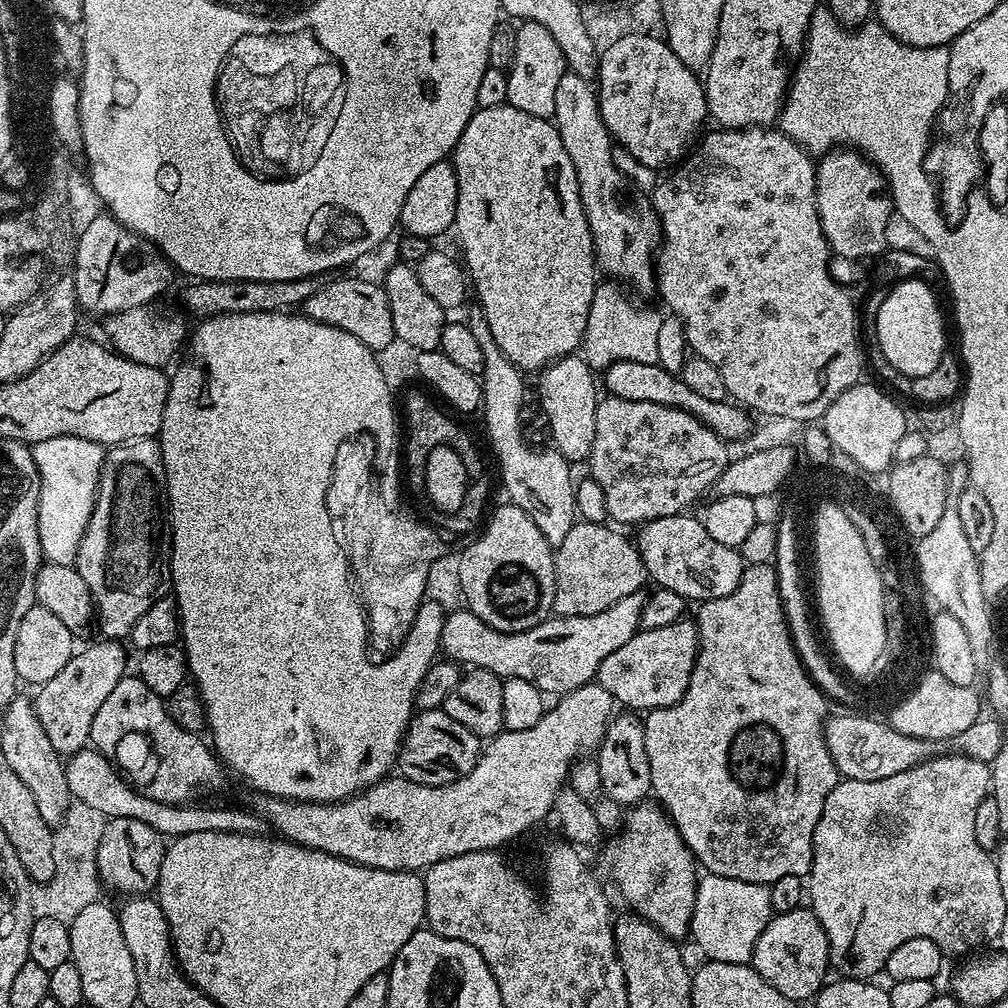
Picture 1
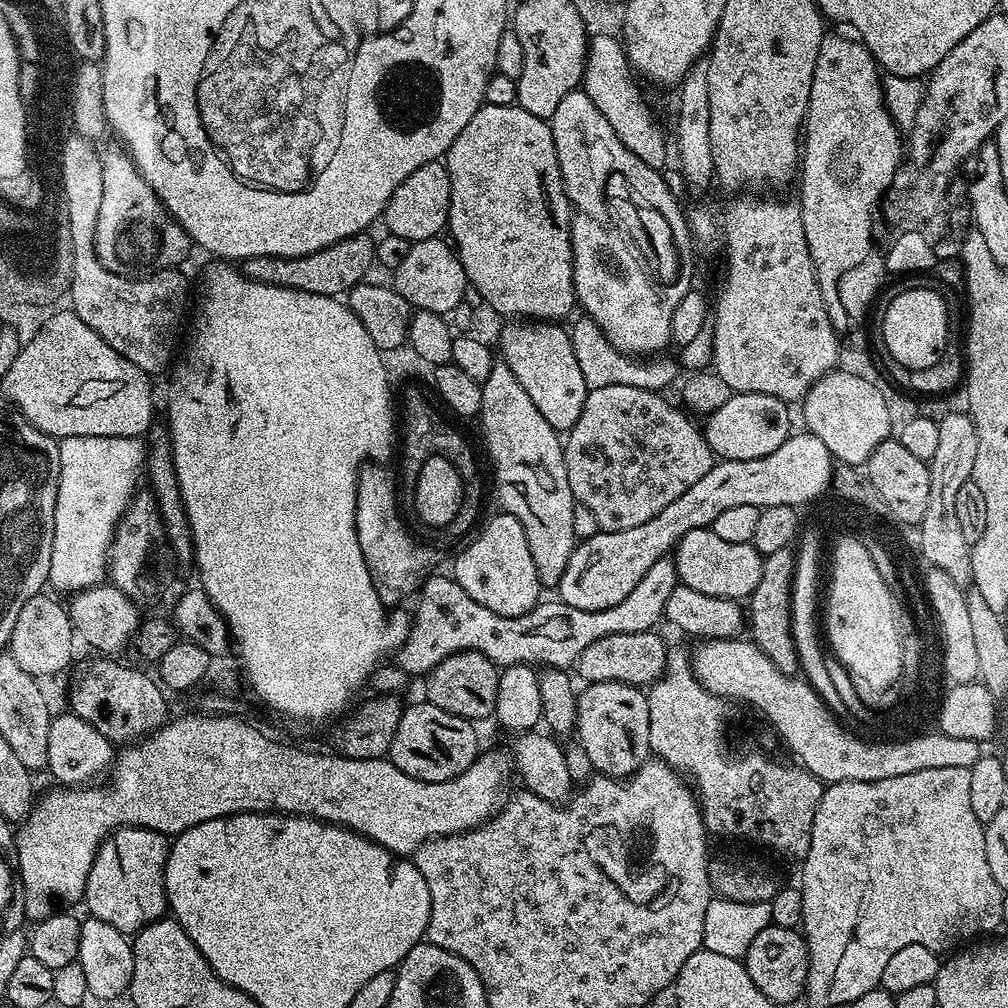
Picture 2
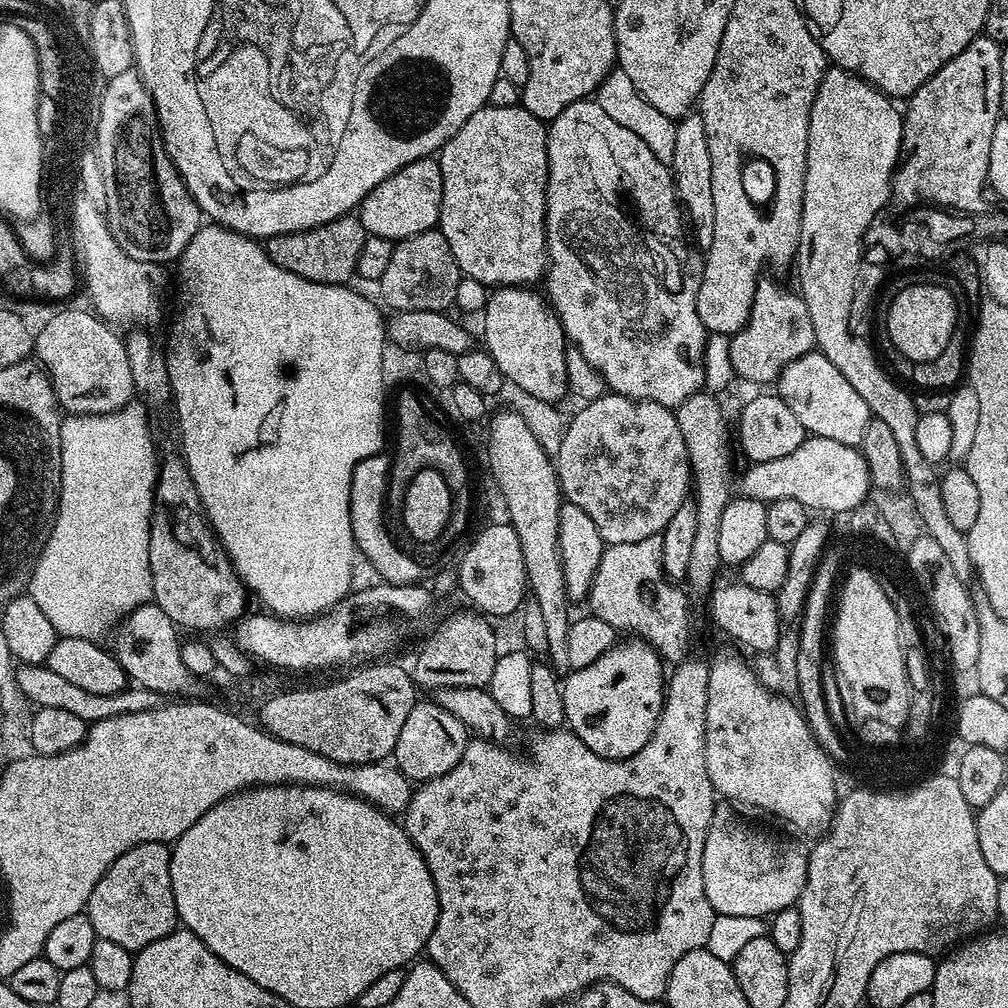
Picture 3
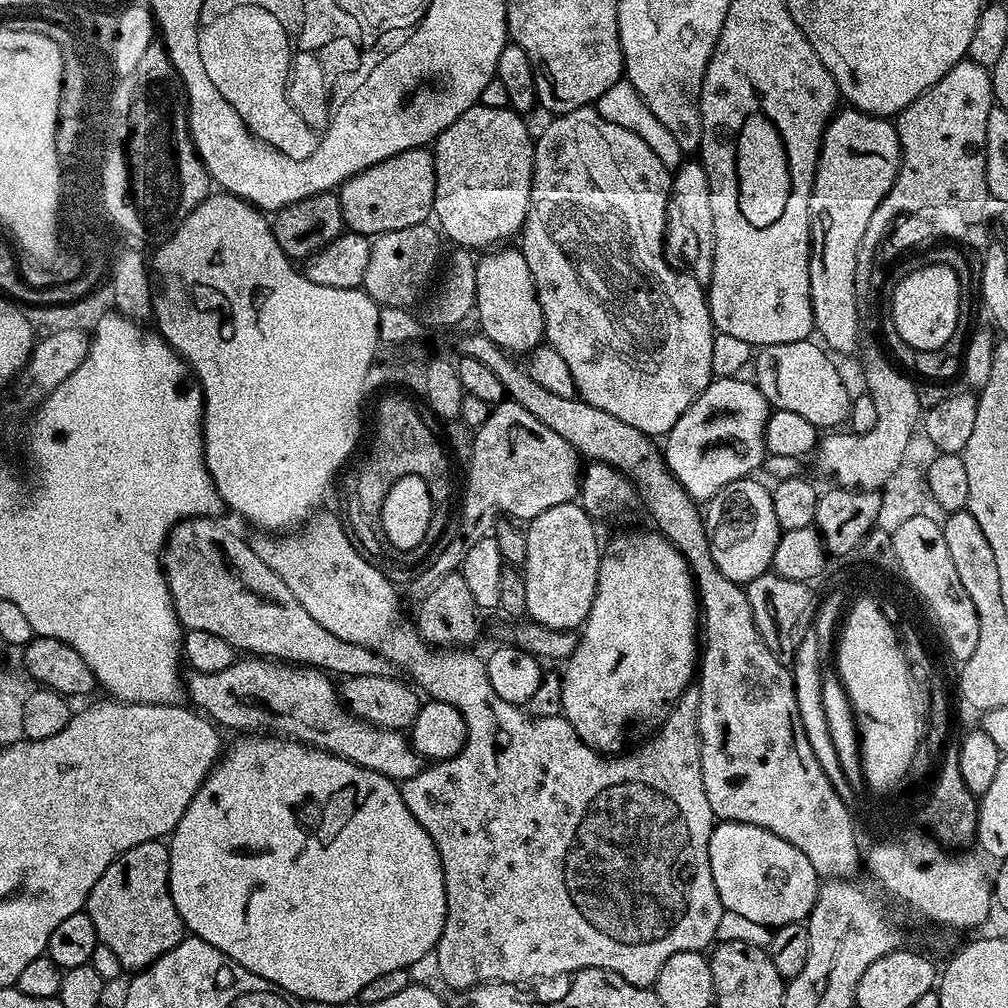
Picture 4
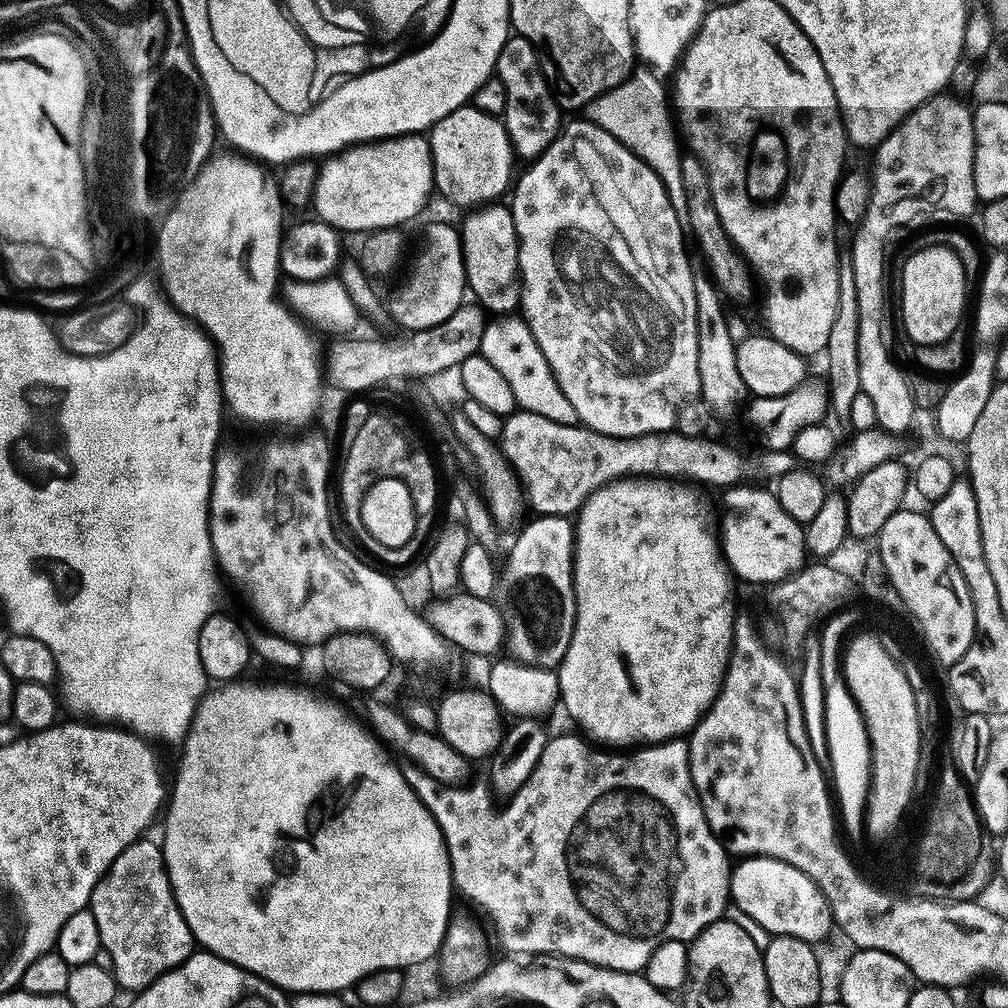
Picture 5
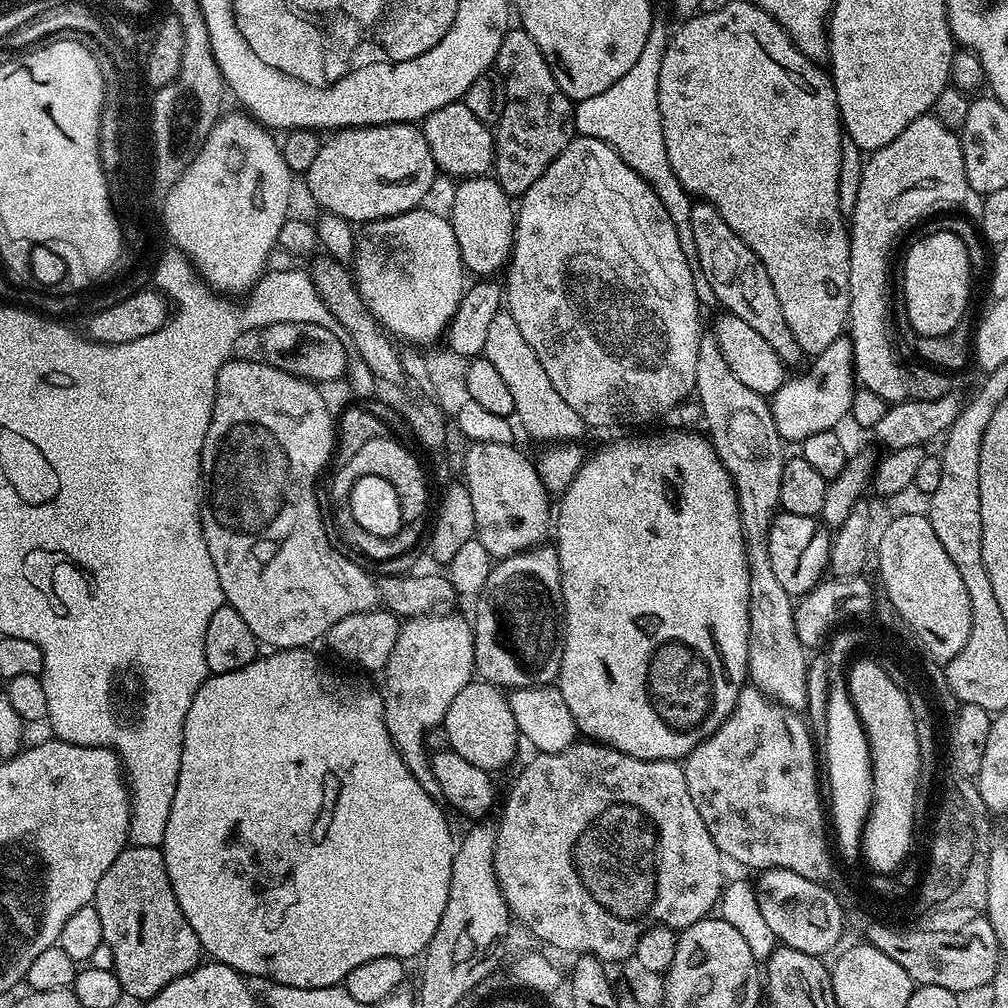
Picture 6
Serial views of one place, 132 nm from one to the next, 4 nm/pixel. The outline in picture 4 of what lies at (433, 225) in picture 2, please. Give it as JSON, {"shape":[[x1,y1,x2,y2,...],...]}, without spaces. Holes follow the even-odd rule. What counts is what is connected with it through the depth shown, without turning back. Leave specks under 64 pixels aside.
{"shape":[[427,147,411,148,402,154,394,154,358,174,354,174,340,185,338,203,344,215,345,225,351,231,361,232,363,236,375,238,382,232,402,230,402,226,423,224,433,215,432,203,436,197,436,162]]}

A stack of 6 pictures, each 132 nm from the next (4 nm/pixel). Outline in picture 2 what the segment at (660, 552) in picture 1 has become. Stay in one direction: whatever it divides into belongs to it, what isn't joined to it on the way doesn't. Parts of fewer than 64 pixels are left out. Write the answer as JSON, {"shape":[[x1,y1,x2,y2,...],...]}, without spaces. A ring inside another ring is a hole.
{"shape":[[711,527,691,528,676,543,674,549,676,562,676,579,679,583,690,586,690,590,698,590,698,594,710,594,718,598,730,598,743,601,752,595,762,578,764,557,754,550,752,543,725,542,718,538]]}

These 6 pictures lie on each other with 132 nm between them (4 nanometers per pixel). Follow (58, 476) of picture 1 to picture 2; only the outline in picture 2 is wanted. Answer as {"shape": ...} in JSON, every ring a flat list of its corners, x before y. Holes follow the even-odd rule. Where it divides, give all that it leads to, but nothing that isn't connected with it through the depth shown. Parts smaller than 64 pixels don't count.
{"shape":[[66,436,59,441,60,446,60,489,56,499,56,513,54,514,54,546,52,547,52,557,50,558,50,574,48,584,56,587,57,593,68,592,75,594,83,588,92,588,96,584,105,583,108,576,108,552,112,549,112,540,116,536,116,527,124,513,128,511,134,500,134,493,137,491,136,479,142,476,142,469,146,464,146,448,137,437,130,438,98,438,97,436]]}

